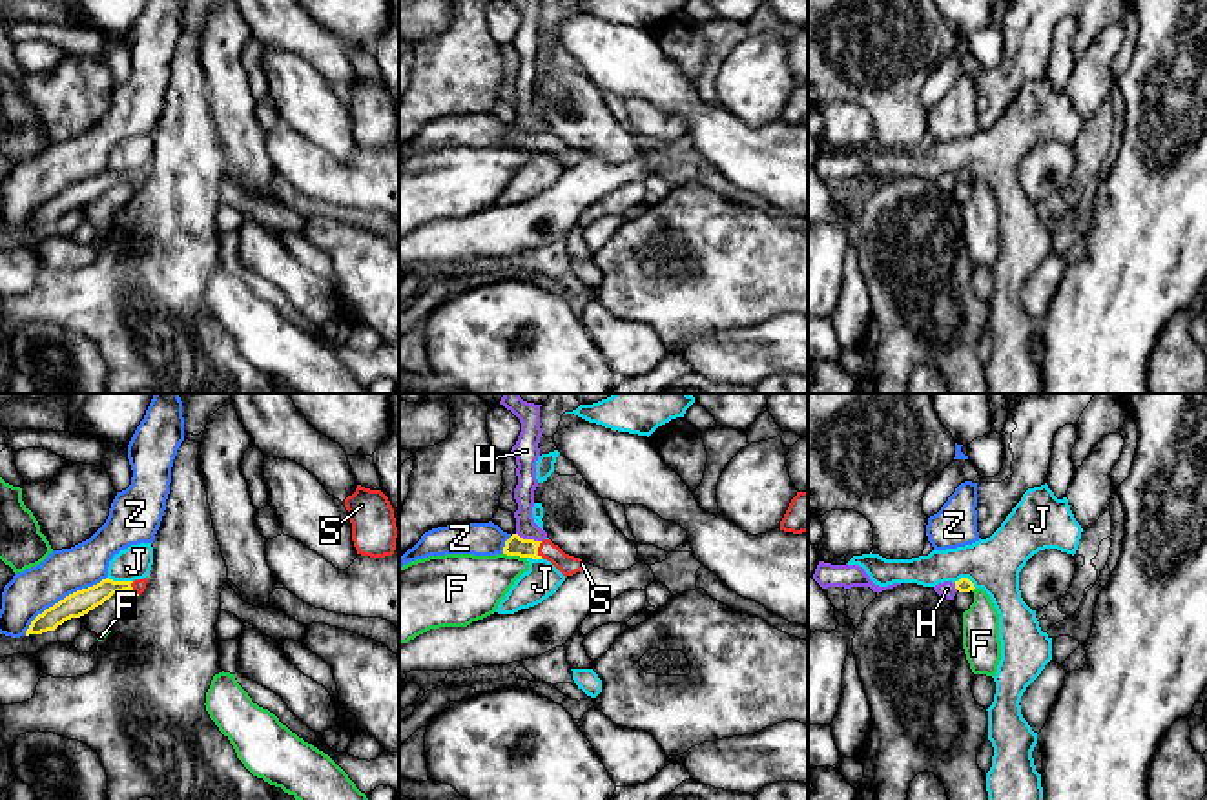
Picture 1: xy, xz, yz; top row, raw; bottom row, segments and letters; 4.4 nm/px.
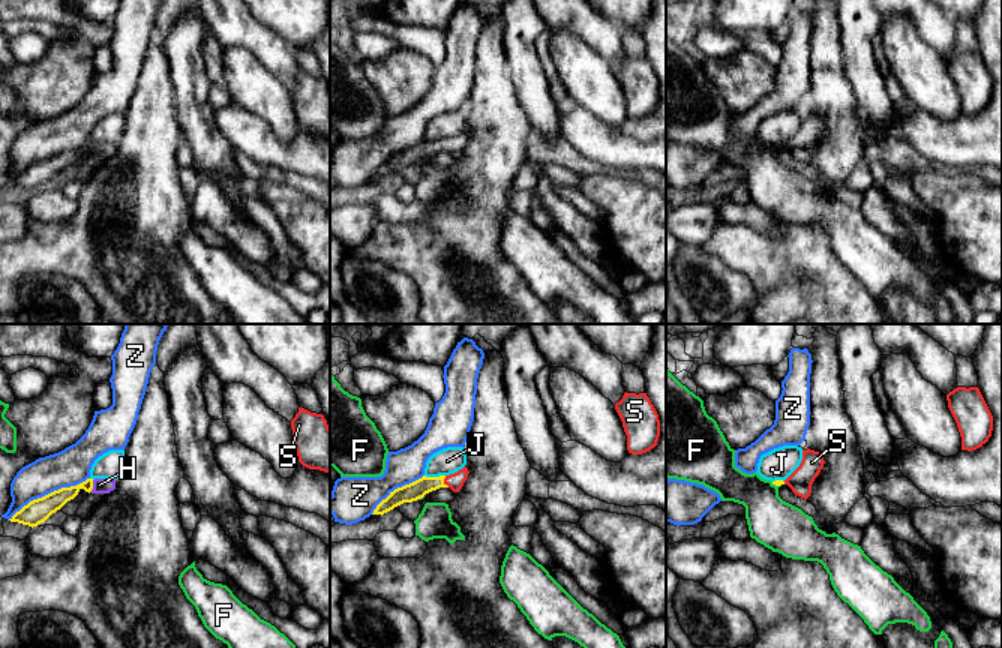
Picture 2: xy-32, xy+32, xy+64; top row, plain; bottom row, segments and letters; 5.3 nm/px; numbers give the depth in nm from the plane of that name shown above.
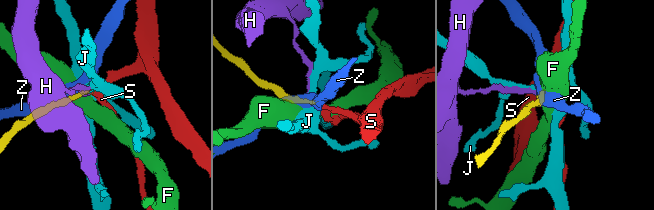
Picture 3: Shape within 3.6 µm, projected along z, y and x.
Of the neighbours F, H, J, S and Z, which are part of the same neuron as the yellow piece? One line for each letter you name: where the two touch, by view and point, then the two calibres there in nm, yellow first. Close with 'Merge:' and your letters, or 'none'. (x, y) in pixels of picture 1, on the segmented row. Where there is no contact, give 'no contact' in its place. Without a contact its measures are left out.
S: contact xz (536, 549); calibres 90 and 90 nm
Merge: S

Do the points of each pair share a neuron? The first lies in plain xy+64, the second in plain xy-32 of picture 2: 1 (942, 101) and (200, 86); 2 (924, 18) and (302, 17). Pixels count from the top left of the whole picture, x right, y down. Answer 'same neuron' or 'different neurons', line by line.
1: different neurons
2: different neurons

